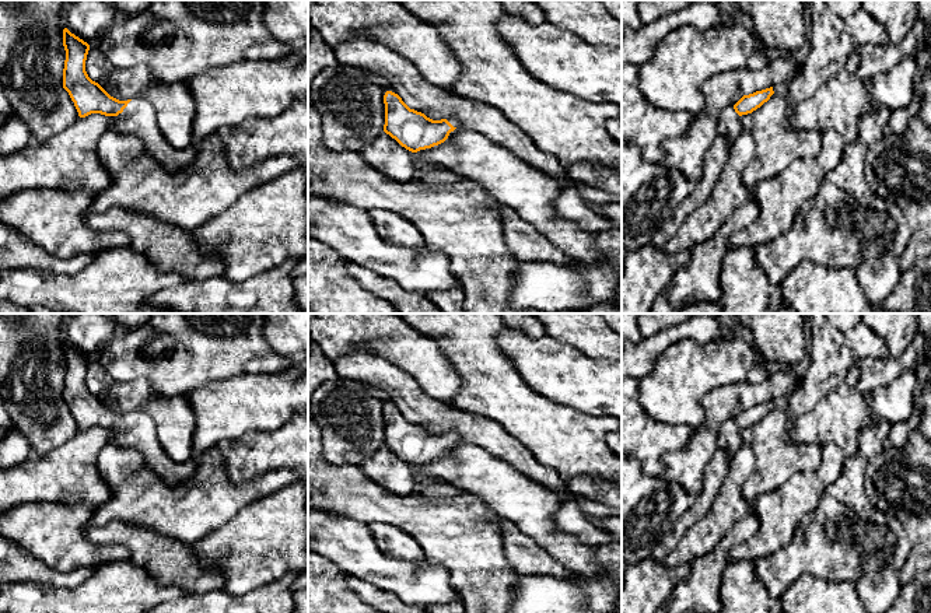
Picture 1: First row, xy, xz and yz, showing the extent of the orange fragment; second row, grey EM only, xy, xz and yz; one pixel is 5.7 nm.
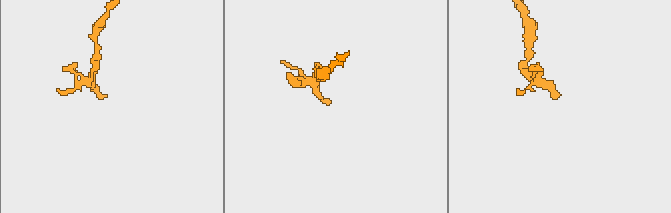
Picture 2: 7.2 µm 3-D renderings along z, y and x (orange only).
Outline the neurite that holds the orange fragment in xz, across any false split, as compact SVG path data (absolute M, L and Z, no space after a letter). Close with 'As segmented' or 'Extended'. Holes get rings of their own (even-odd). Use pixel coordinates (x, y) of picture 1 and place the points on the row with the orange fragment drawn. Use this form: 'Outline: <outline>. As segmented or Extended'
Outline: M392 91L385 92L384 104L384 132L412 153L444 143L449 133L461 126L461 120L455 116L433 120L421 112L410 109L402 98Z. Extended

